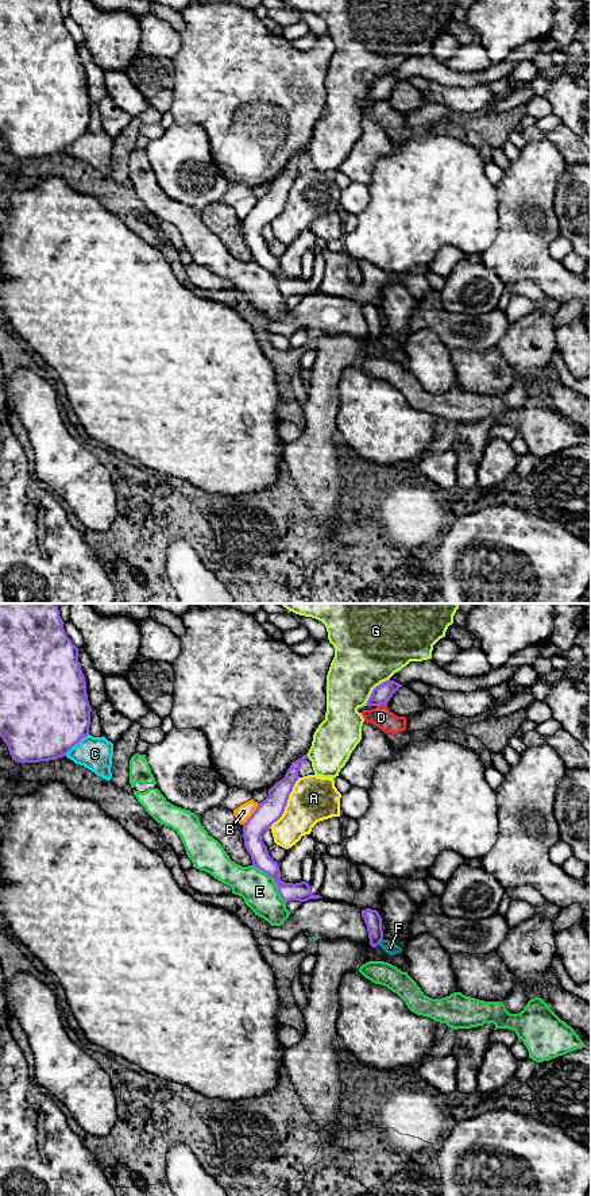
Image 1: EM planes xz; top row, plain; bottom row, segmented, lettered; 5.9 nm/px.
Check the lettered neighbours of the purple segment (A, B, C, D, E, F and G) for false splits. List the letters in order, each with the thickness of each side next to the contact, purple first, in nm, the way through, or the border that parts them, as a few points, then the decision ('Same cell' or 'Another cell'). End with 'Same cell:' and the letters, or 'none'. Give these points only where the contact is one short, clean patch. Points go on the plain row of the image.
A: Thickness 150 nm (purple) against 280 nm. Another cell
B: Thickness 150 nm (purple) against 90 nm. Another cell
C: Thickness 500 nm (purple) against 200 nm. Another cell
D: Thickness 110 nm (purple) against 130 nm. Another cell
E: Thickness 110 nm (purple) against 220 nm. Another cell
F: Thickness 100 nm (purple) against 70 nm. Boundary: xz (382, 334), (378, 339). Another cell
G: Thickness 110 nm (purple) against 420 nm. Another cell
Same cell: none

